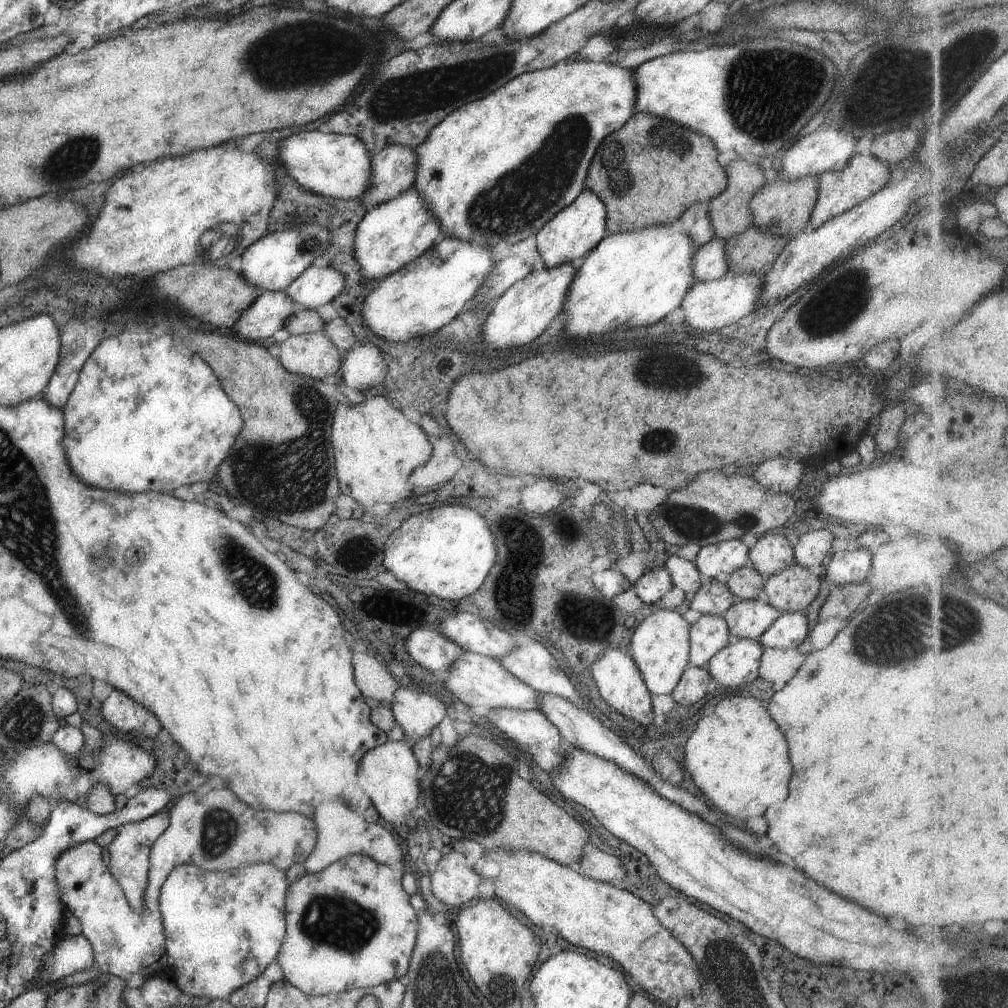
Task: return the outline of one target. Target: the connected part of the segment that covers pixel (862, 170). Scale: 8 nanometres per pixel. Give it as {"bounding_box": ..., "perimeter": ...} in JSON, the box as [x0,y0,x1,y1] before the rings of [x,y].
{"bounding_box":[807,153,889,230],"perimeter":[[[854,153],[845,168],[835,172],[823,172],[817,175],[817,196],[808,220],[807,227],[811,230],[819,228],[827,220],[853,208],[859,202],[863,202],[878,190],[881,190],[889,180],[889,168],[881,160],[873,158],[869,154]]]}

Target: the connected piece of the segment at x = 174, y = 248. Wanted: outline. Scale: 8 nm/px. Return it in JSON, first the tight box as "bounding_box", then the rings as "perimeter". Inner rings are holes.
{"bounding_box":[69,146,277,276],"perimeter":[[[235,146],[231,148],[205,148],[195,150],[185,156],[167,156],[145,164],[141,172],[129,172],[127,176],[117,178],[105,194],[105,204],[99,218],[93,222],[87,238],[81,238],[69,252],[69,260],[77,268],[93,270],[103,276],[131,276],[145,270],[167,270],[179,264],[188,265],[201,262],[205,248],[201,244],[203,232],[217,231],[219,236],[227,236],[227,262],[231,261],[256,240],[265,236],[265,218],[273,206],[277,192],[275,168],[267,158],[261,158],[253,152],[243,152]]]}

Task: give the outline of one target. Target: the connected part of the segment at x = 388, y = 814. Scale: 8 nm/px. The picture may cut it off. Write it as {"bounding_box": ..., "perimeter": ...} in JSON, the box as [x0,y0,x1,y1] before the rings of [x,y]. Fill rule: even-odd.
{"bounding_box":[357,739,421,832],"perimeter":[[[404,739],[386,740],[385,744],[369,749],[359,760],[357,782],[367,794],[370,806],[377,811],[379,818],[383,818],[392,825],[402,824],[413,832],[421,823],[415,816],[411,816],[411,812],[417,808],[421,799],[417,772],[418,762]]]}

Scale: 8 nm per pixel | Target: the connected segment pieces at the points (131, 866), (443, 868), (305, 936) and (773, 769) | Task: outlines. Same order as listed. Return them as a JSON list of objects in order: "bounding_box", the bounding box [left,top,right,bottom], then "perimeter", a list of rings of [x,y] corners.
[{"bounding_box":[107,809,168,914],"perimeter":[[[164,809],[153,813],[149,818],[145,818],[145,820],[125,822],[125,824],[116,827],[116,834],[111,843],[107,845],[110,854],[108,866],[110,874],[124,892],[127,904],[137,914],[143,912],[141,902],[145,900],[145,898],[142,898],[142,894],[145,892],[145,888],[147,888],[150,849],[153,847],[157,836],[167,828],[168,820],[168,811]]]},{"bounding_box":[430,851,480,911],"perimeter":[[[449,851],[442,855],[430,871],[431,892],[453,911],[480,898],[480,874],[466,866],[465,854]]]},{"bounding_box":[274,854,417,996],"perimeter":[[[353,854],[345,856],[332,862],[329,866],[322,868],[315,874],[304,873],[299,880],[290,882],[287,885],[285,892],[285,936],[283,944],[277,952],[274,962],[281,968],[283,972],[282,980],[287,980],[291,986],[298,988],[307,996],[325,996],[325,994],[347,992],[356,988],[374,987],[381,983],[386,983],[395,979],[403,980],[405,972],[408,968],[410,954],[413,950],[413,945],[416,944],[417,916],[413,907],[409,904],[409,896],[401,888],[401,876],[403,870],[391,870],[385,864],[379,864],[371,860],[365,854]]]},{"bounding_box":[683,696,791,821],"perimeter":[[[752,696],[722,698],[715,704],[711,714],[700,718],[684,744],[683,765],[693,784],[707,797],[716,812],[741,821],[761,816],[771,804],[785,800],[791,776],[787,742],[777,724],[769,718],[767,709],[761,706],[761,700]]]}]

